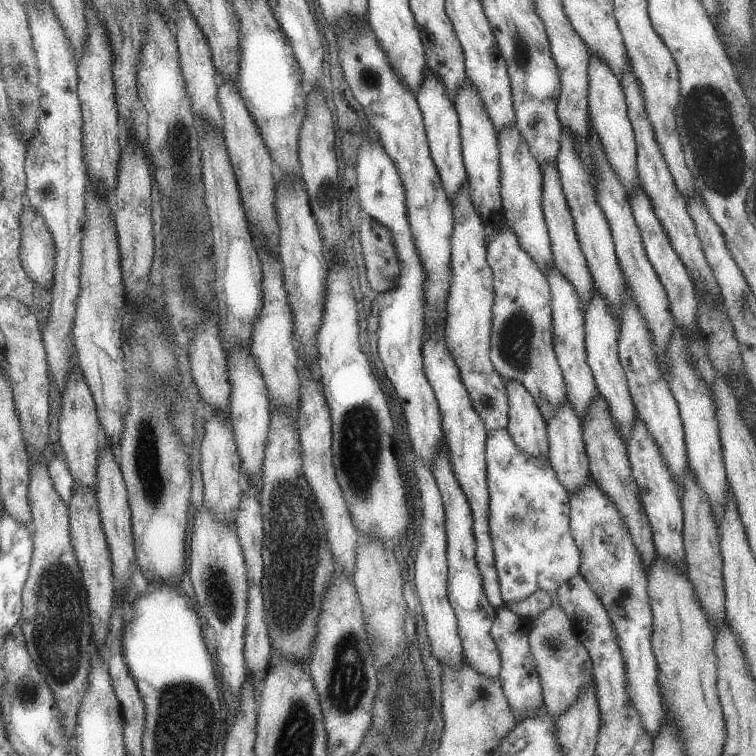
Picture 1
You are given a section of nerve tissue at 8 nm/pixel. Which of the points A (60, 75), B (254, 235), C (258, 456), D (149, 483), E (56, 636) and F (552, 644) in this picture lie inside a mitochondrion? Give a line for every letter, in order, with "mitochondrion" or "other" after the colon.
A: other
B: other
C: other
D: mitochondrion
E: mitochondrion
F: mitochondrion

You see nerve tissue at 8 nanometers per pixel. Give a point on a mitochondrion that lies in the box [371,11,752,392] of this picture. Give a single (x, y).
(707, 116)

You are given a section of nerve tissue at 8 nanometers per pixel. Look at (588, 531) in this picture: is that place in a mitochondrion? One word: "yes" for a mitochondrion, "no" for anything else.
no

